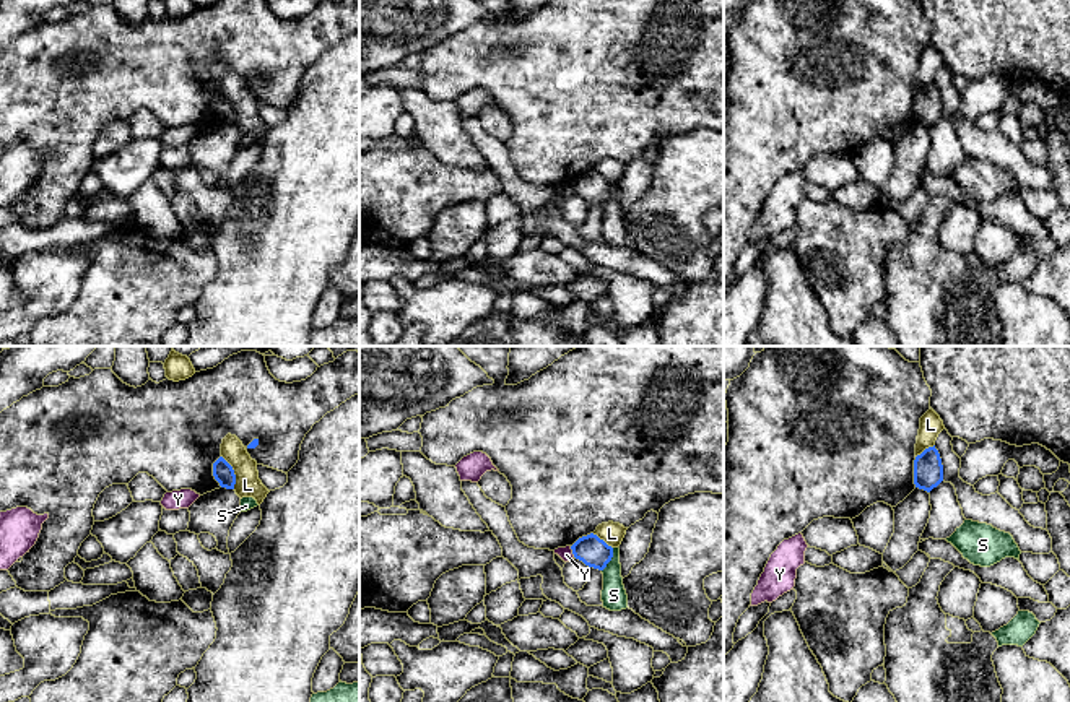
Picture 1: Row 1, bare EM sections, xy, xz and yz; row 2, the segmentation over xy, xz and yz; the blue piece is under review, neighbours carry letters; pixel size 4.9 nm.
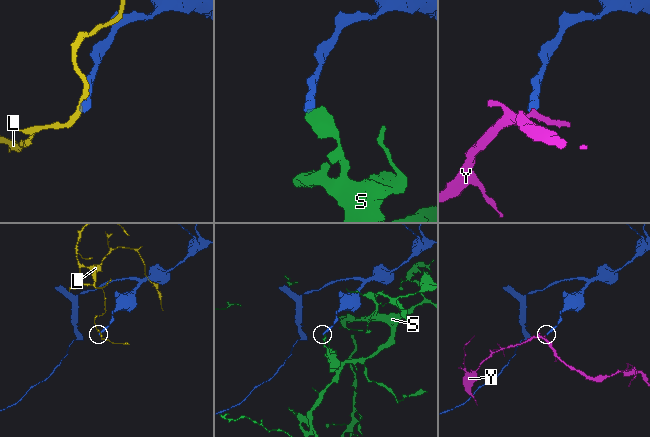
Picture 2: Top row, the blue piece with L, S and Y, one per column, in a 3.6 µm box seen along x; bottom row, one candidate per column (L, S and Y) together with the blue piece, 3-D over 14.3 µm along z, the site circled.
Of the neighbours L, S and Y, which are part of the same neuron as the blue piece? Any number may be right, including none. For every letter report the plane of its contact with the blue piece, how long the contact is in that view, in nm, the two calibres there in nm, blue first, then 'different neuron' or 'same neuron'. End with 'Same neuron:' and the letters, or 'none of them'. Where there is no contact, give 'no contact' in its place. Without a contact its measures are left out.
L: contact in xy; length 180 nm; calibres 100 and 130 nm; different neuron
S: contact in xz; length 130 nm; calibres 150 and 130 nm; different neuron
Y: contact in xz; length 60 nm; calibres 150 and 70 nm; different neuron
Same neuron: none of them

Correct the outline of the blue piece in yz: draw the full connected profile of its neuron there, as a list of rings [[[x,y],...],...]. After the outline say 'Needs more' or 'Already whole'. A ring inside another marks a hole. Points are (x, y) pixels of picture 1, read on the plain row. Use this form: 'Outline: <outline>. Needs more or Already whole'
Outline: [[[925,84],[914,96],[914,120],[919,125],[930,128],[943,117],[943,101],[938,86]]]. Already whole

